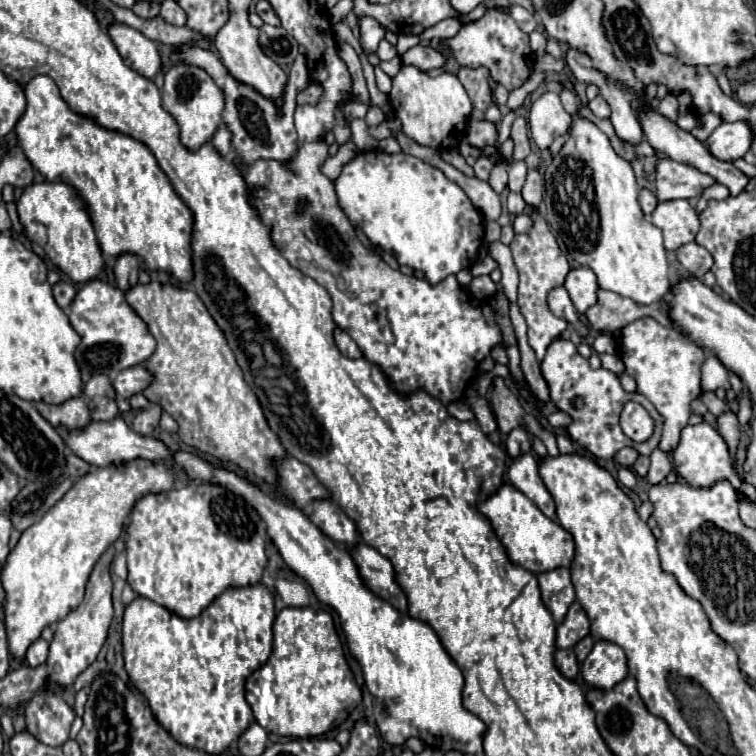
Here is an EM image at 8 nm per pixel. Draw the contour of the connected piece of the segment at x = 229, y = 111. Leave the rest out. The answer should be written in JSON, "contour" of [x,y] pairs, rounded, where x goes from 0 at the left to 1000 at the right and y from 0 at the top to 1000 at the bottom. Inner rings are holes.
{"contour":[[[239,60],[237,65],[231,65],[226,70],[226,81],[239,81],[245,86],[271,91],[282,102],[282,107],[292,115],[292,120],[298,126],[298,144],[295,144],[294,151],[295,163],[298,163],[298,171],[306,176],[308,194],[313,200],[313,210],[316,210],[319,218],[329,221],[340,210],[380,213],[393,202],[398,189],[396,189],[396,181],[393,181],[393,173],[390,173],[390,165],[388,165],[388,149],[390,149],[390,142],[393,142],[390,131],[393,131],[396,120],[401,120],[411,112],[403,75],[401,78],[393,75],[390,83],[385,86],[385,99],[380,102],[380,112],[377,112],[374,126],[372,126],[374,139],[366,139],[361,131],[345,126],[332,112],[324,112],[324,110],[313,107],[300,94],[300,89],[292,83],[292,78],[287,78],[287,73],[276,65],[269,65],[269,62],[261,62],[261,60]]]}

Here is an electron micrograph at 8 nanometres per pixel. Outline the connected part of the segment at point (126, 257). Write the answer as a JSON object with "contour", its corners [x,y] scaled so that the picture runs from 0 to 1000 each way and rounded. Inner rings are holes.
{"contour":[[[163,335],[152,343],[152,366],[157,382],[171,382],[173,377],[181,374],[184,364],[184,340],[176,335]]]}

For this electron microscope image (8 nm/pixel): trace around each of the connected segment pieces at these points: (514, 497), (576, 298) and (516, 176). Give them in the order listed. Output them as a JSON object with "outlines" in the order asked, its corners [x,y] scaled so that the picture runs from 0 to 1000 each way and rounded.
{"outlines":[[[[665,639],[655,652],[644,655],[644,660],[639,660],[634,665],[634,671],[636,671],[636,679],[652,692],[652,700],[657,702],[657,708],[679,745],[684,745],[705,758],[755,747],[758,734],[761,734],[758,710],[739,692],[724,687],[713,676],[713,671],[679,642]]],[[[779,353],[755,356],[747,366],[745,380],[753,385],[753,393],[766,414],[774,414],[774,409],[790,398],[790,366],[784,358],[779,358]]],[[[679,213],[673,216],[673,250],[676,253],[689,253],[692,242],[694,242],[694,231],[697,231],[697,218],[694,213]]]]}

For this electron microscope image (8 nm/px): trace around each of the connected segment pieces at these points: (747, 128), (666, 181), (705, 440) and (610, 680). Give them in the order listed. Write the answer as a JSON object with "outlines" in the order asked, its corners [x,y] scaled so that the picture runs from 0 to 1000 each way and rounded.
{"outlines":[[[[956,160],[933,187],[938,200],[954,213],[980,210],[996,187],[996,171],[988,160]]],[[[885,208],[872,210],[866,218],[869,231],[869,263],[885,266],[885,263],[914,263],[925,261],[930,250],[948,242],[940,231],[927,229],[917,218],[890,213]]],[[[935,560],[909,562],[901,570],[898,589],[890,597],[890,615],[896,626],[914,642],[914,644],[940,644],[954,634],[964,634],[970,628],[970,607],[964,602],[964,591],[956,578]]],[[[790,848],[769,877],[769,890],[782,909],[806,911],[829,896],[829,869],[819,853]]]]}

